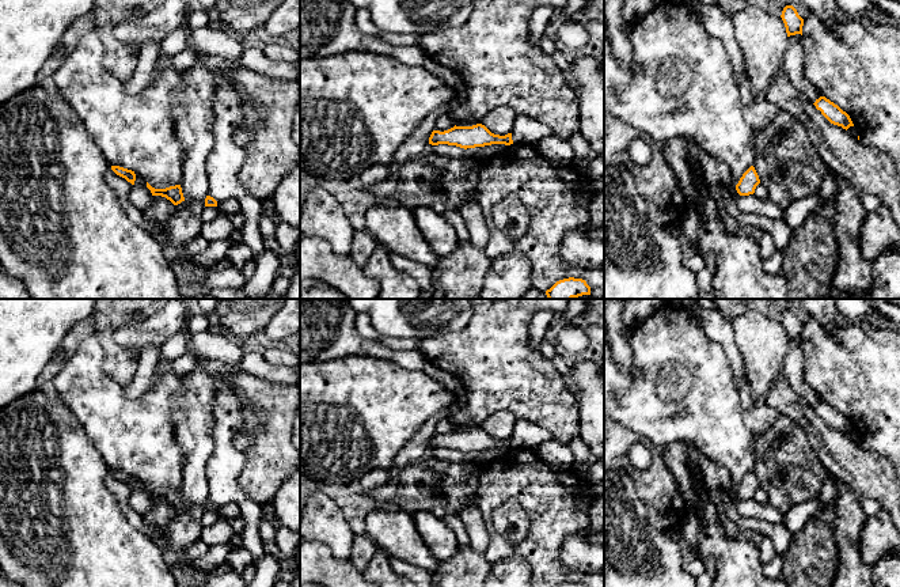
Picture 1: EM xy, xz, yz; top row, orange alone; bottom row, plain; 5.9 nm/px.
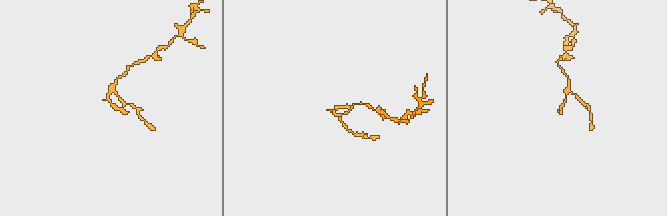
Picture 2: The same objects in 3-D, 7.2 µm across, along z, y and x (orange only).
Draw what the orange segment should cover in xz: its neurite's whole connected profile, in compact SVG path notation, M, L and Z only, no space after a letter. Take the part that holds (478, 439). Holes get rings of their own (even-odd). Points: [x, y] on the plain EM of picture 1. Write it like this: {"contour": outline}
{"contour": "M476 428L472 431L453 431L448 435L433 435L429 442L429 448L448 448L460 452L475 452L491 448L513 448L512 438L505 440L491 438L485 429Z"}

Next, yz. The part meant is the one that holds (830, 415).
{"contour": "M820 401L813 409L831 428L842 431L846 435L854 431L850 420L825 401Z"}

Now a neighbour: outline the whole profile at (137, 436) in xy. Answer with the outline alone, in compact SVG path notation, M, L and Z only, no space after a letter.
M96 334L88 336L52 379L58 397L80 421L92 444L111 470L138 477L155 493L181 489L186 454L175 432L175 421L185 414L178 404L185 397L181 375L172 361L159 364L162 372L152 375L149 389L138 398L125 395L125 386L103 370L105 349Z

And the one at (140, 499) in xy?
M138 477L136 478L134 489L132 491L132 495L129 496L129 504L141 515L145 516L147 512L151 510L152 505L152 497L147 492L147 485L143 480Z

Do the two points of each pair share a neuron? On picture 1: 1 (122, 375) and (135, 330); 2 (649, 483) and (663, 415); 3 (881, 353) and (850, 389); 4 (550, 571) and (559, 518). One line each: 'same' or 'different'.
1: different
2: different
3: same
4: same

